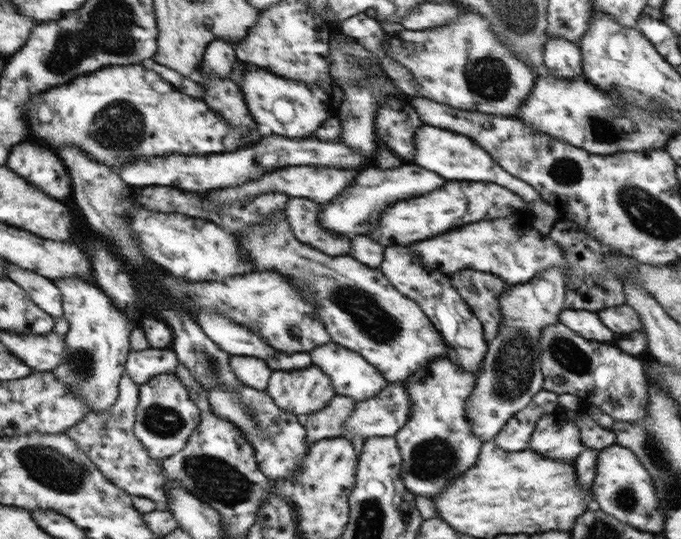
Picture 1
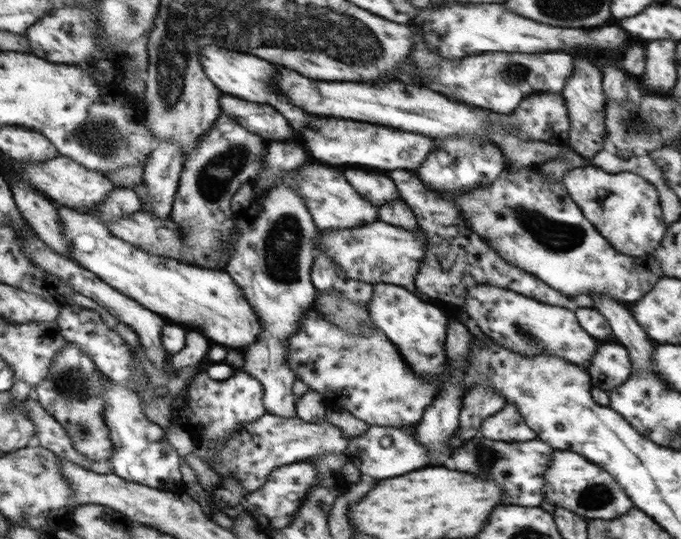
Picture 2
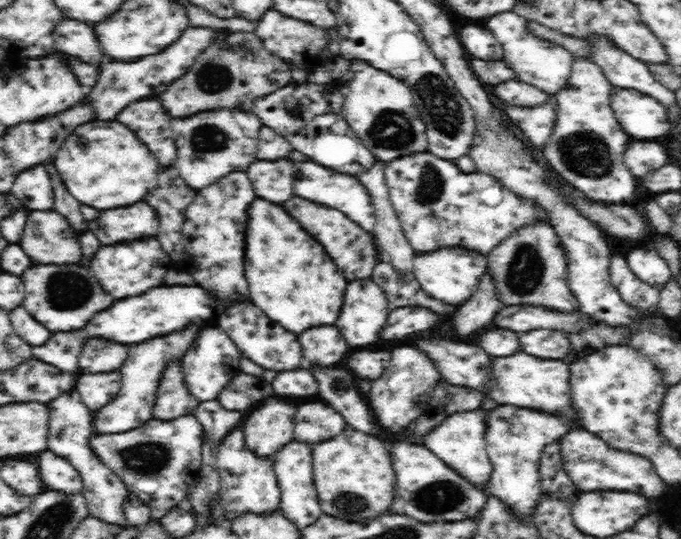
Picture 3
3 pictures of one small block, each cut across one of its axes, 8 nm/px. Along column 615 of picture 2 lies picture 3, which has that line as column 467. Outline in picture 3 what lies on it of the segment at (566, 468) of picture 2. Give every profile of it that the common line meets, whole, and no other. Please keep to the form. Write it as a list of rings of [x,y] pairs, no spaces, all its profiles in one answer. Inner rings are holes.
[[[394,442],[394,474],[398,478],[398,498],[394,498],[388,513],[409,515],[418,522],[456,522],[476,516],[485,506],[488,493],[482,487],[472,485],[431,450],[414,446],[412,442]]]

